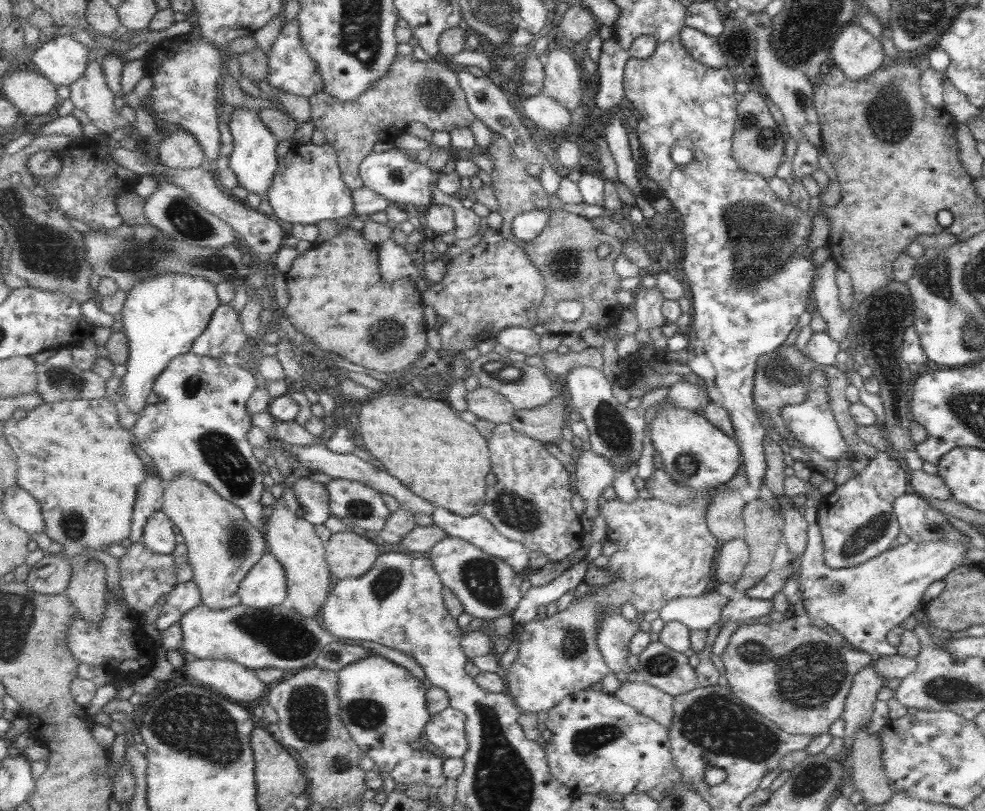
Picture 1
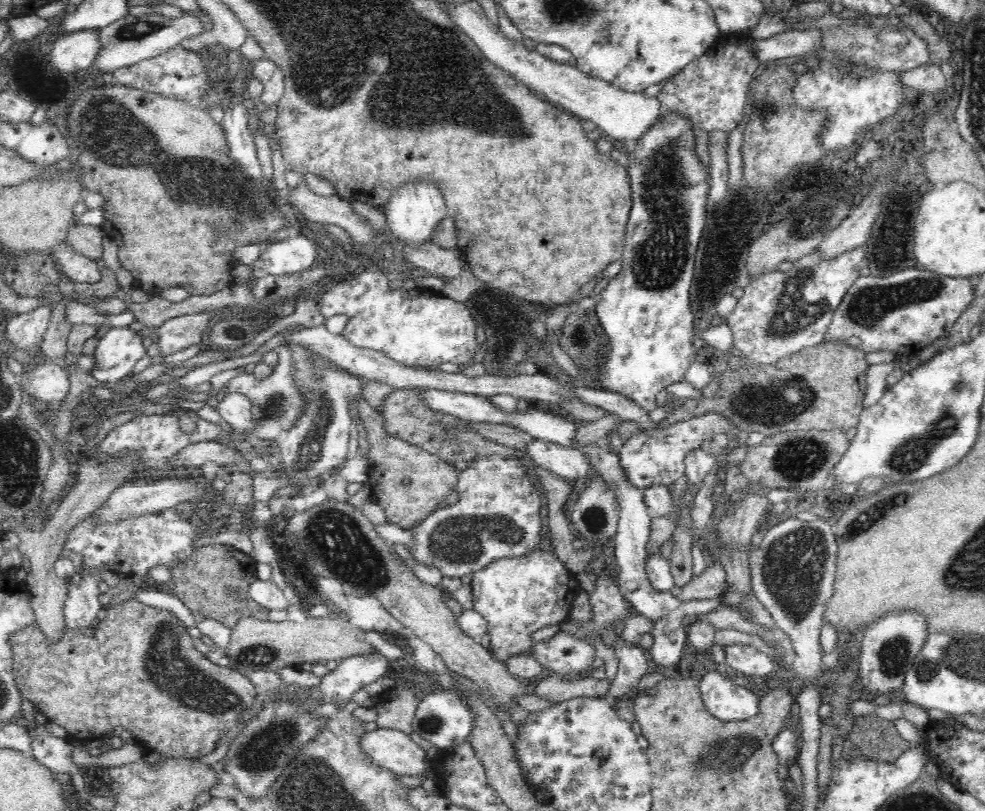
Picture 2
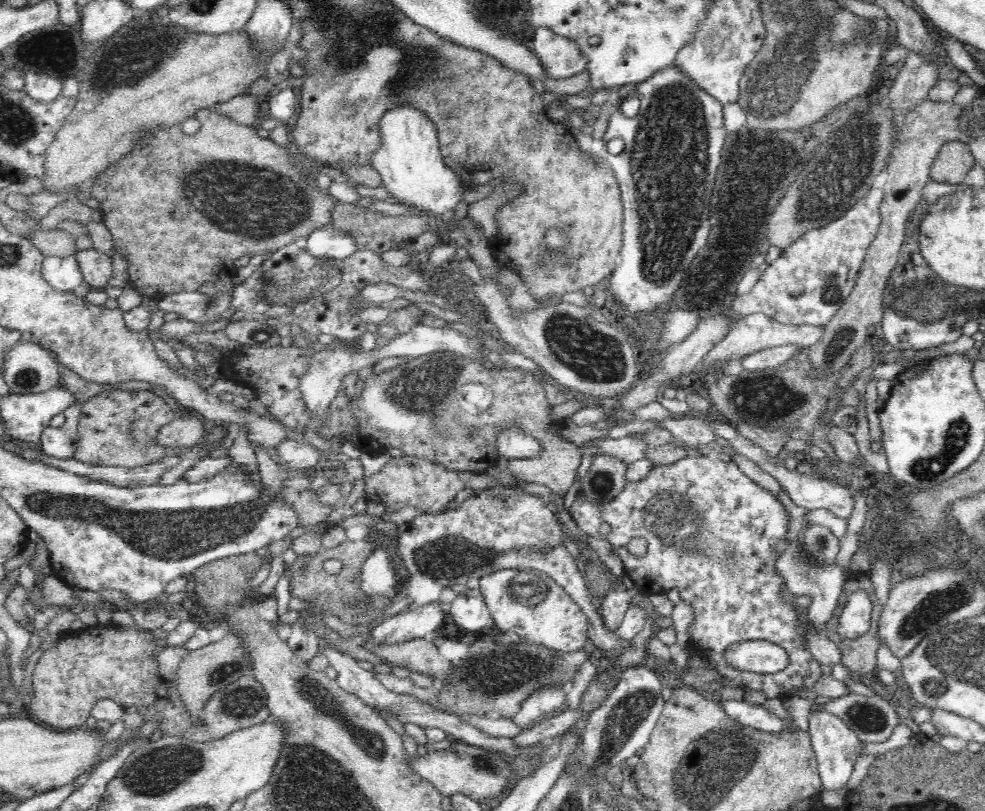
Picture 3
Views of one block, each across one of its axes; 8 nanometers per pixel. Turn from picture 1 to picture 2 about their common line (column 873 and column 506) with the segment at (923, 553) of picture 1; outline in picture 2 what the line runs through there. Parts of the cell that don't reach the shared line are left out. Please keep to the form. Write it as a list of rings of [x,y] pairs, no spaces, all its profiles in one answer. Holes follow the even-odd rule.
[[[543,546],[528,550],[524,556],[494,559],[474,573],[470,585],[473,609],[487,620],[487,649],[502,663],[528,650],[533,643],[530,634],[538,628],[546,624],[566,627],[572,601],[582,589],[575,574]]]

